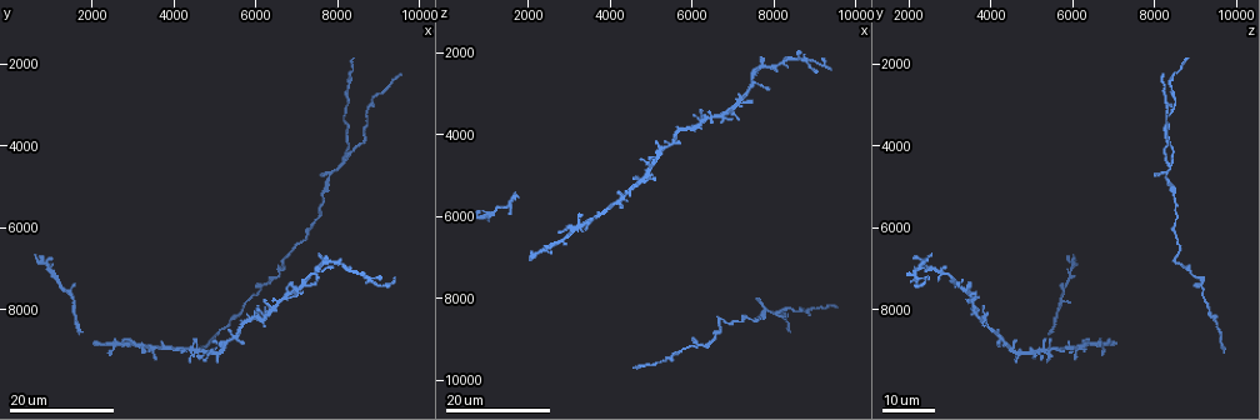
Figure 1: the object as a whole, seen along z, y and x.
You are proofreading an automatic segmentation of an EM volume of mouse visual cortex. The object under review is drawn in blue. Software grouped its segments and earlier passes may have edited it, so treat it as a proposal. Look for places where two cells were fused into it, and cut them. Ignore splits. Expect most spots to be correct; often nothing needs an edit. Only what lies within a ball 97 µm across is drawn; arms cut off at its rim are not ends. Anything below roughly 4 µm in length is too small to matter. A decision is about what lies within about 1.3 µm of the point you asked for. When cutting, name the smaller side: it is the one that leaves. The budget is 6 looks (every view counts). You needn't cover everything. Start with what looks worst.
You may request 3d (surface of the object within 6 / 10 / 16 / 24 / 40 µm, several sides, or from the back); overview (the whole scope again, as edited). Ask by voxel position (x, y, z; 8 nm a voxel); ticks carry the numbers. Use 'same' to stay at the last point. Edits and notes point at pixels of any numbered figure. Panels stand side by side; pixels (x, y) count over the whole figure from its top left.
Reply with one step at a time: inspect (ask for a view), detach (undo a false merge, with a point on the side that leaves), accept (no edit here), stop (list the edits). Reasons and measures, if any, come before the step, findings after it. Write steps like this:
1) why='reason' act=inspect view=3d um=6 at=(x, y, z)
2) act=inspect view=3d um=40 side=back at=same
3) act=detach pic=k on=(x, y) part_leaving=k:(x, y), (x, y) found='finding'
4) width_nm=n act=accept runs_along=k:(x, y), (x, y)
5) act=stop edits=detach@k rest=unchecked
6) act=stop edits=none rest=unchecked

act=inspect view=3d um=24 at=(3050, 8800, 6250)

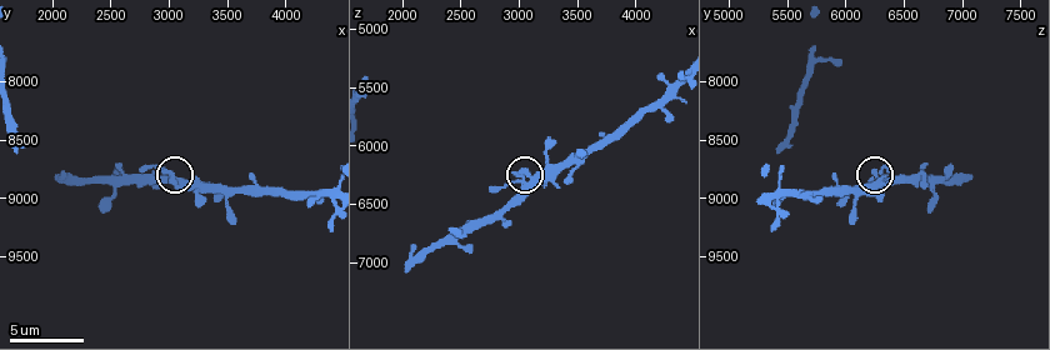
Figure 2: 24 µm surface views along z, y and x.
act=inspect view=3d um=6 at=(3000, 8820, 6220)

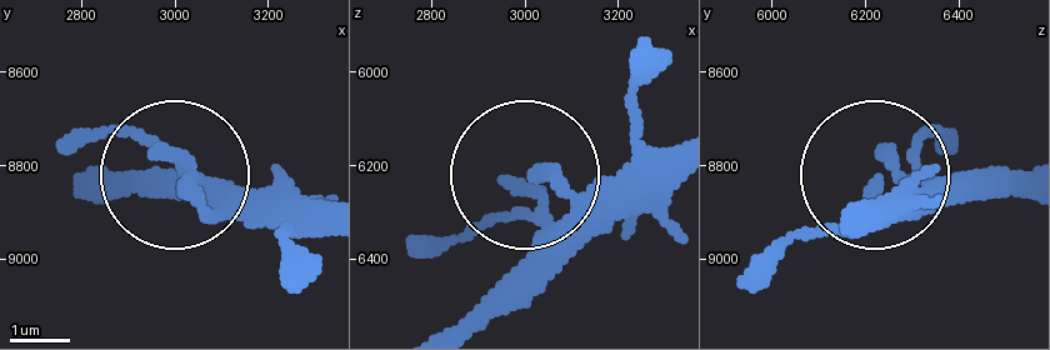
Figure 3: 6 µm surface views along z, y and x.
side_arm_um=33 act=accept found='one cell here'

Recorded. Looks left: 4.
why='branch point' act=inspect view=3d um=16 at=(8100, 4450, 8350)

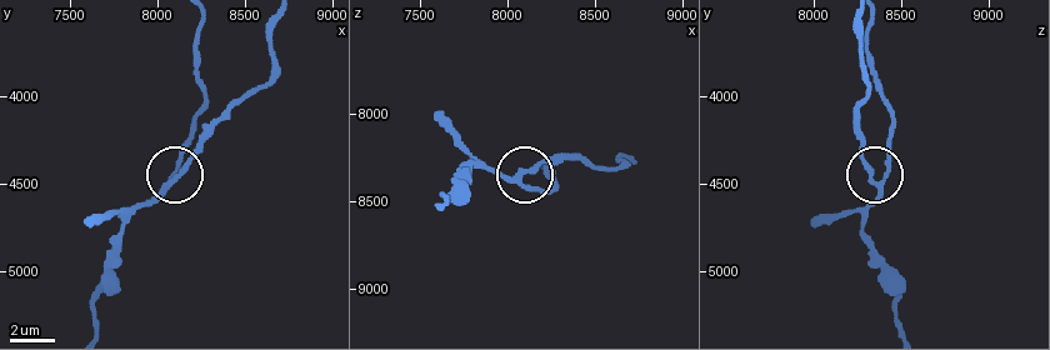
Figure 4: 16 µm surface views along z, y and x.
act=inspect view=3d um=10 at=(8060, 4520, 8380)

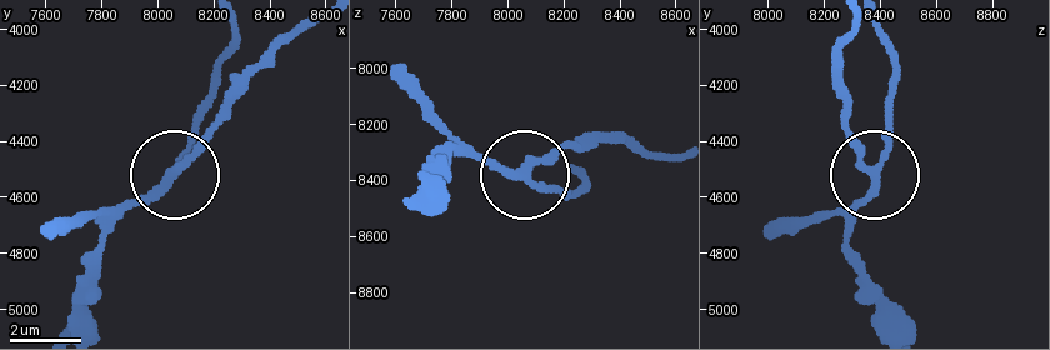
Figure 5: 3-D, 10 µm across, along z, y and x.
act=accept runs_along=5:(63, 328), (110, 229), (224, 115) found='continuous, no second cell'

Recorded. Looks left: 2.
why='sudden change in width' act=inspect view=3d um=16 at=(6700, 6800, 8450)

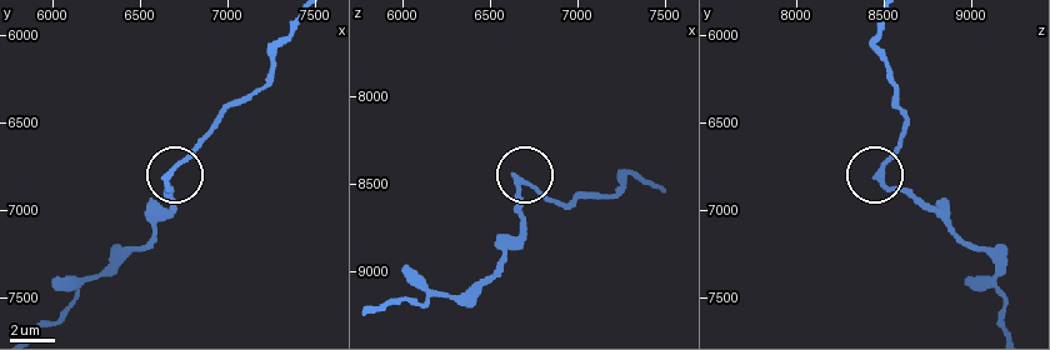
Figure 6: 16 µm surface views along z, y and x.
act=inspect view=3d um=6 at=(6680, 6800, 8500)

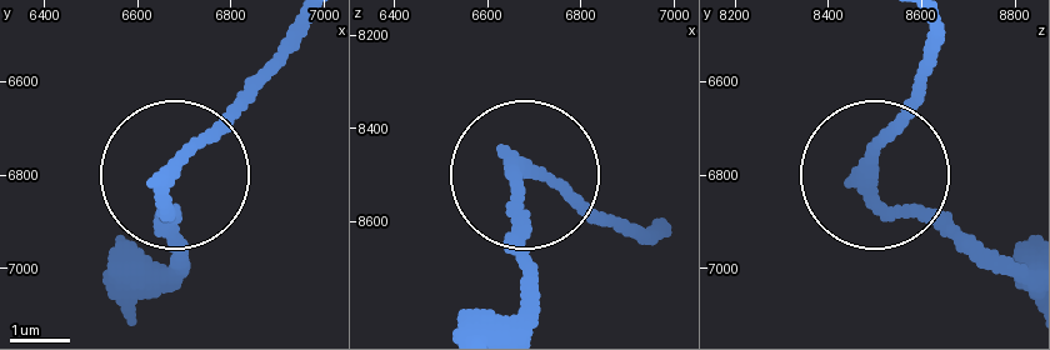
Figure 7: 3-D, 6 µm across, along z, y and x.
act=accept runs_along=7:(145, 291), (175, 261), (180, 171), (274, 73) found='all the same cell'

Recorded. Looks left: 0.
act=stop edits=none rest=unchecked

